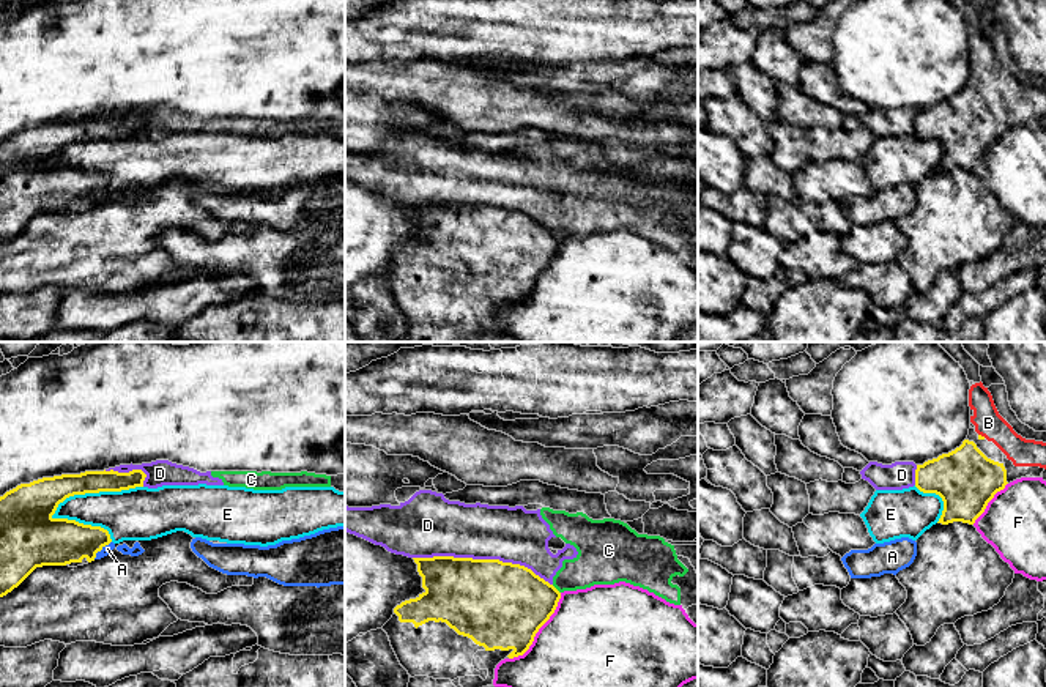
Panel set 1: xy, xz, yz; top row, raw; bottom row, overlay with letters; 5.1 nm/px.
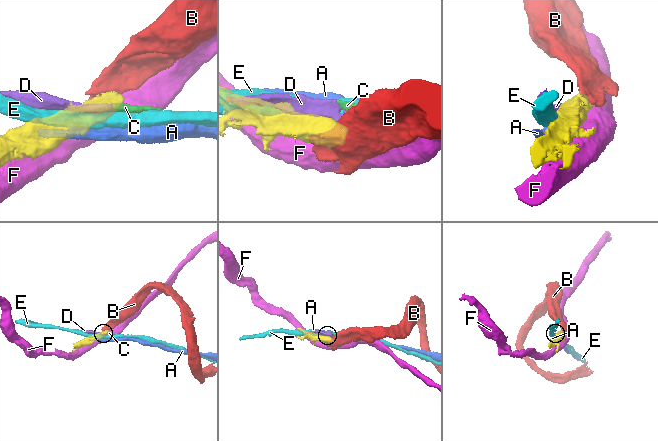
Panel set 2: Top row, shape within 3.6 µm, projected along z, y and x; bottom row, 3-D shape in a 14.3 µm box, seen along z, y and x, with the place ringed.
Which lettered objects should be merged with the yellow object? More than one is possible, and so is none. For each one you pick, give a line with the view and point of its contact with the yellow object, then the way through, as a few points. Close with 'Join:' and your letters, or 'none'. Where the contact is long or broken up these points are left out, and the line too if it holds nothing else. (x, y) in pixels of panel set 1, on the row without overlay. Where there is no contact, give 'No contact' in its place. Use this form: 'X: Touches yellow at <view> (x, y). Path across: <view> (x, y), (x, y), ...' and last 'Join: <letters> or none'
B: Touches yellow at yz (980, 82)
Join: B

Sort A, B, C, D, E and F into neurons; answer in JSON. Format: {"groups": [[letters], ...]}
{"groups": [["A"], ["B"], ["C", "D"], ["E"], ["F"]]}

